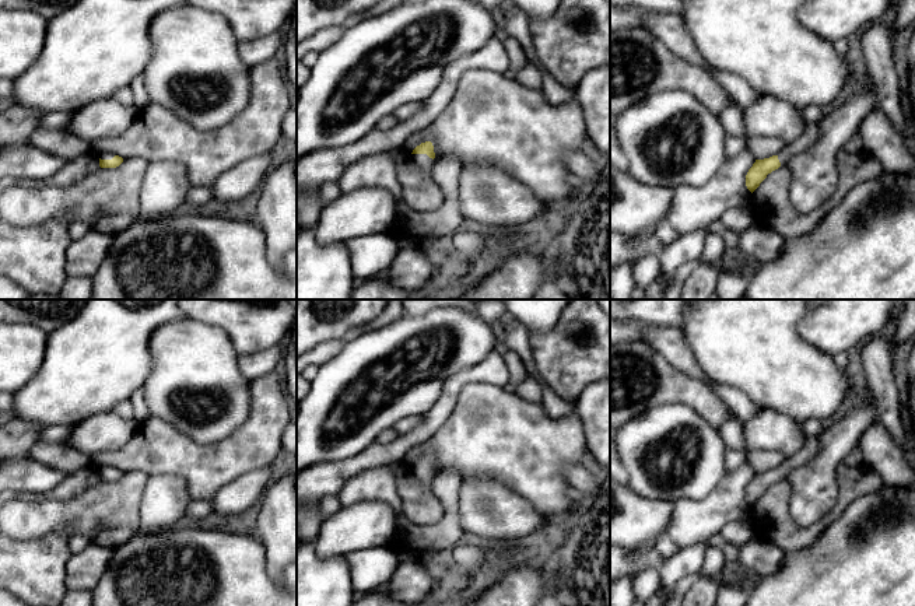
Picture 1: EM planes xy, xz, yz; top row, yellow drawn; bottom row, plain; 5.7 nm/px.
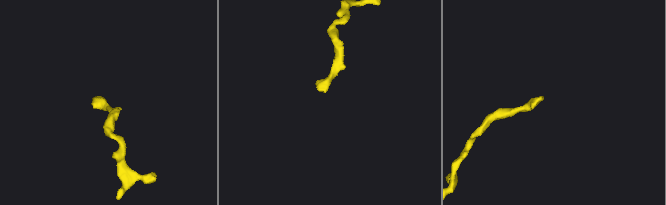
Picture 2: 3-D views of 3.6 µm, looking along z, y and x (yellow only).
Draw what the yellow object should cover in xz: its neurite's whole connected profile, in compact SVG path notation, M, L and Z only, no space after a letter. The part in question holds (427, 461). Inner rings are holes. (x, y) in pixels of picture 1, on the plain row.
M421 456L413 463L411 467L421 486L427 490L432 490L432 477L435 472L432 456Z

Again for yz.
M807 435L804 446L799 449L793 456L785 458L785 460L769 472L756 473L753 480L746 488L746 500L753 507L768 487L785 480L786 476L796 467L806 465L818 452L818 437Z

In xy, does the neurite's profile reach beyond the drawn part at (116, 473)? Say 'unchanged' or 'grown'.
grown

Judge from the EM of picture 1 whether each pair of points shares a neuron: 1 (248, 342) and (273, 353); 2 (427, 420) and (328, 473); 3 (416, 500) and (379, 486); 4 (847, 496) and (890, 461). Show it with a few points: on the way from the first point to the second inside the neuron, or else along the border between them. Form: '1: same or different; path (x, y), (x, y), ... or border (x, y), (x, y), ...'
1: different; border (279, 344), (239, 356)
2: same; path (405, 442), (389, 454), (375, 455), (353, 466)
3: different; border (389, 465), (400, 503), (400, 514), (410, 524)
4: different; border (863, 463), (883, 483)

